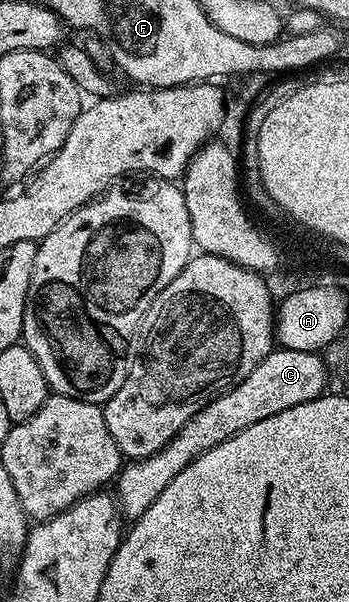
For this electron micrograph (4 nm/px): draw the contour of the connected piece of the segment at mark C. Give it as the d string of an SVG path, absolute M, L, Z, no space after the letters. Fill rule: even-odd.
M274 348L235 388L223 392L211 404L204 406L170 442L166 442L159 452L146 458L138 458L122 465L121 473L115 479L115 497L124 517L136 520L159 500L159 492L194 462L203 452L223 444L235 432L243 432L243 428L251 428L251 424L259 424L259 420L267 420L267 416L275 416L275 412L287 412L287 408L295 408L295 404L303 404L307 400L315 400L326 393L331 370L326 359L320 353L311 350L286 350Z

